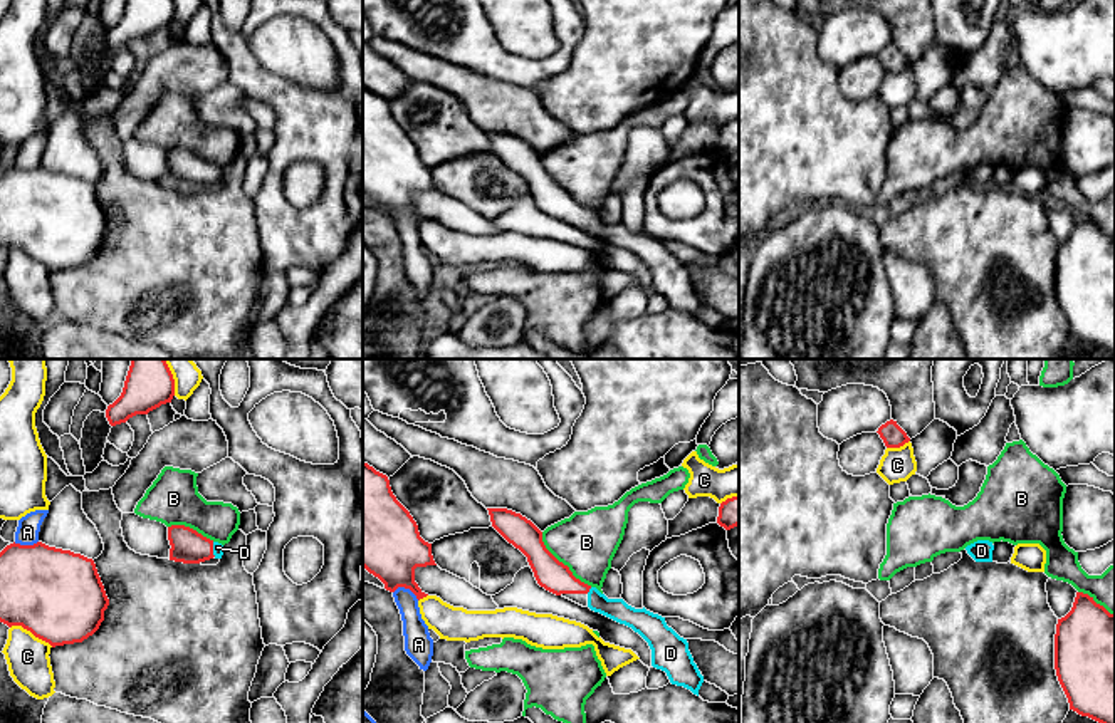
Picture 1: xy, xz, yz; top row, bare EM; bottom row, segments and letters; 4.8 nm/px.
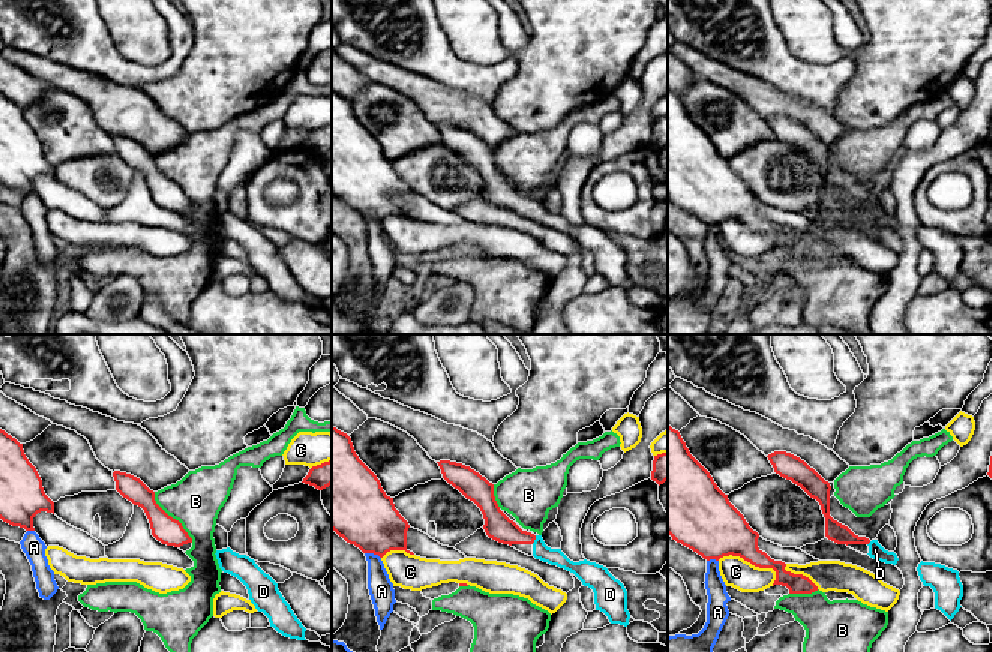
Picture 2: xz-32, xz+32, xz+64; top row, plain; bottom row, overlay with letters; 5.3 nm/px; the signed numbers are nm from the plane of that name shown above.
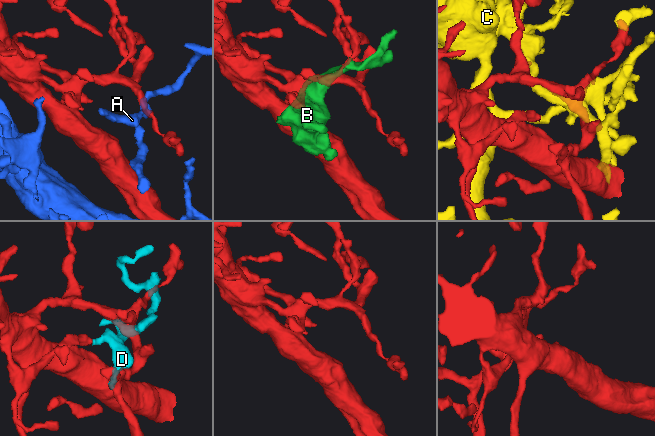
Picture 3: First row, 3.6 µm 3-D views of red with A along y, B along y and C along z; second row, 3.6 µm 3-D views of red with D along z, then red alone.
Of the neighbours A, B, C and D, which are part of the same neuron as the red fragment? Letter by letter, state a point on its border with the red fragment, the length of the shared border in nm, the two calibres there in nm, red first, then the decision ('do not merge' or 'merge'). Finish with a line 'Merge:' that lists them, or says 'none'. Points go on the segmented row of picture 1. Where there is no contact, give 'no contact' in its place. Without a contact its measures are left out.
A: contact xz (407, 587); length 130 nm; calibres 320 and 130 nm; do not merge
B: contact xz (561, 562); length 360 nm; calibres 150 and 300 nm; do not merge
C: contact xy (32, 633); length 220 nm; calibres 440 and 200 nm; do not merge
D: contact xz (588, 591); length 40 nm; calibres 150 and 110 nm; merge
Merge: D

